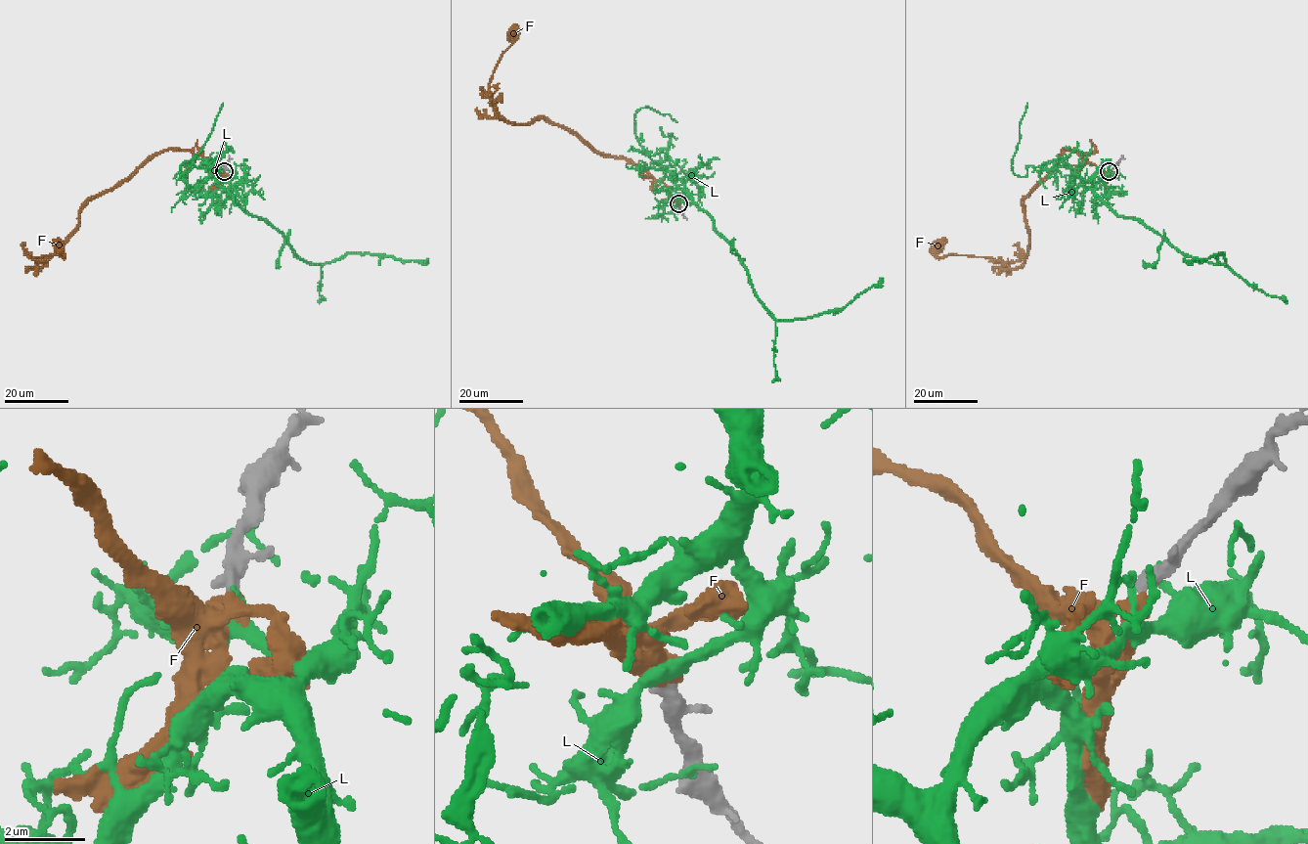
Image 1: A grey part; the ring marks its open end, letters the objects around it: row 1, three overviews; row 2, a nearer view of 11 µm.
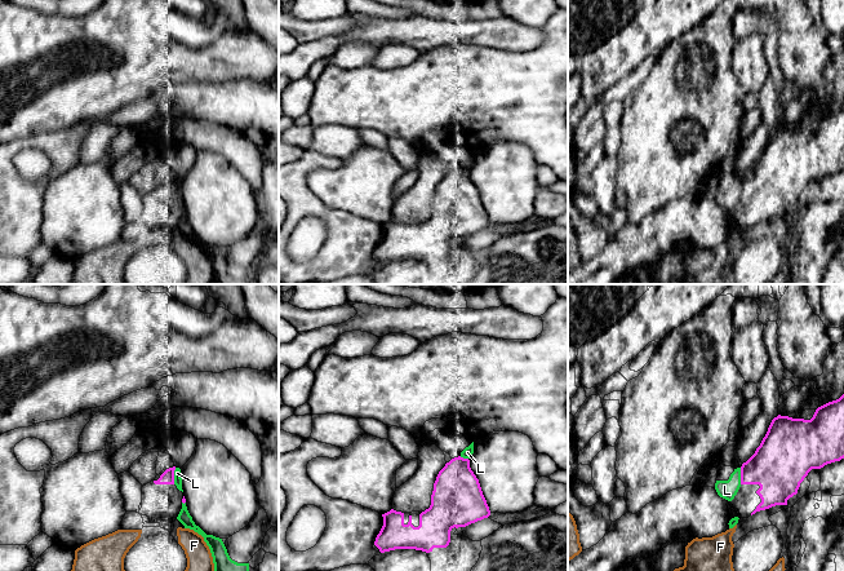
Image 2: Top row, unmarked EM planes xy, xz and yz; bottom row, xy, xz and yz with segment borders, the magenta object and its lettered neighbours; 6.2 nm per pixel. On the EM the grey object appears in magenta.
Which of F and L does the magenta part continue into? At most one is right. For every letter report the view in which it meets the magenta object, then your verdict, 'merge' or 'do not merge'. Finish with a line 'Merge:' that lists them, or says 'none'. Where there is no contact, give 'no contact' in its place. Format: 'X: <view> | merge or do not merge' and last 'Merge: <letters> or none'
F: no contact | do not merge
L: xy | do not merge
Merge: none

